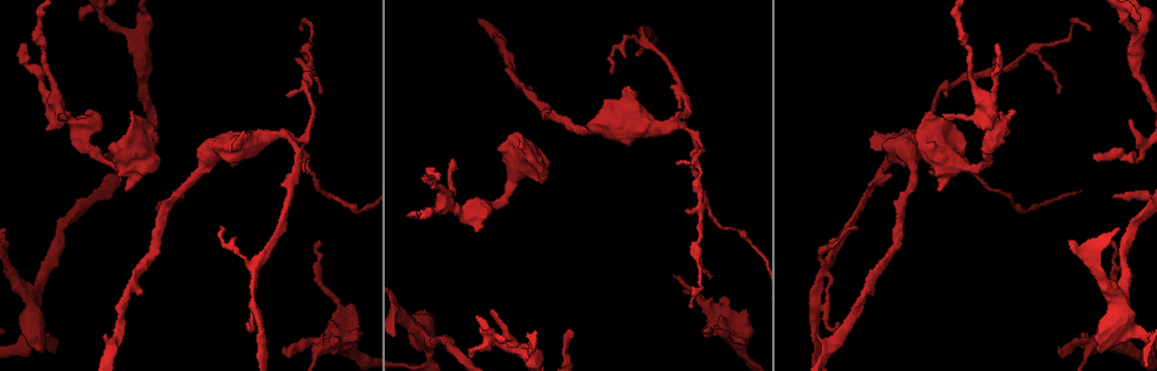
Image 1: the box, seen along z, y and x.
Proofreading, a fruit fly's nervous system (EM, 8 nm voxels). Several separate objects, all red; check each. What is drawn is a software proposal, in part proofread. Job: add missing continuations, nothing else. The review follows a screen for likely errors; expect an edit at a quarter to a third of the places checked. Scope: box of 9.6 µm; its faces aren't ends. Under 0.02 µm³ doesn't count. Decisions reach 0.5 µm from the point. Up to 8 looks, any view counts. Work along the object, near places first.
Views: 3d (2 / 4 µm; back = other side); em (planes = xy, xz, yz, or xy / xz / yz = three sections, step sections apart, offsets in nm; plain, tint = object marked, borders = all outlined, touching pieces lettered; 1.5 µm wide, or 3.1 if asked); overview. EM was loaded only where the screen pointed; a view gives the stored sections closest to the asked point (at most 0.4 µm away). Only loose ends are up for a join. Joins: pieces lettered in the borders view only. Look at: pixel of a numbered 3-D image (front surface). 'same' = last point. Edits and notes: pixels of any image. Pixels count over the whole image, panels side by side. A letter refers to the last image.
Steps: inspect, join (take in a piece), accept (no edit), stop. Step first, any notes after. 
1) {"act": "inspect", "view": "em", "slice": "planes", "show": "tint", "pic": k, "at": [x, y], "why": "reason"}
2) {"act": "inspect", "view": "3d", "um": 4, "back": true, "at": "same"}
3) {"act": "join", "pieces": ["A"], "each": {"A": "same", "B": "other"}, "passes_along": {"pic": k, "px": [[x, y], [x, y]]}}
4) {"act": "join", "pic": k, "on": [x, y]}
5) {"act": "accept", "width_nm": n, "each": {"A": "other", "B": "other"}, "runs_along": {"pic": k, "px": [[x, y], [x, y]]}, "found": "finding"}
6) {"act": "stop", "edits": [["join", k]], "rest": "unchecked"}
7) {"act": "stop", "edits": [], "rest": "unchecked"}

{"act": "inspect", "view": "3d", "um": 4, "pic": 1, "at": [1059, 350], "why": "thin end"}

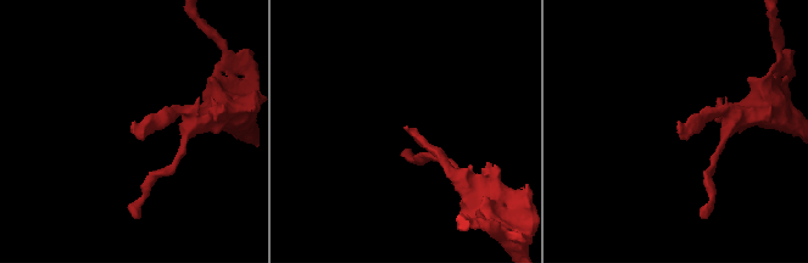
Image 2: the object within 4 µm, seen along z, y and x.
{"act": "inspect", "view": "em", "slice": "planes", "show": "plain", "pic": 2, "at": [407, 126], "why": "shape alone is not enough"}

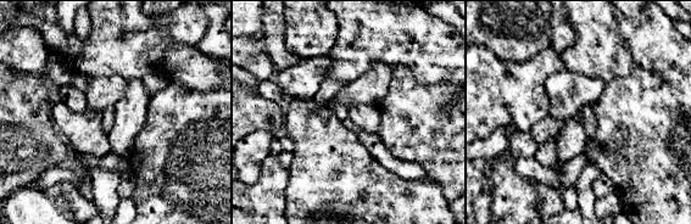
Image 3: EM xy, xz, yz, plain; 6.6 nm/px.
{"act": "inspect", "view": "em", "slice": "planes", "show": "borders", "at": "same", "why": "see the neighbours"}

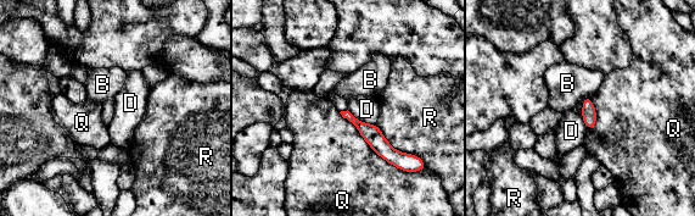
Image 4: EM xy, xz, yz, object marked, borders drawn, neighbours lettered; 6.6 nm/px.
{"act": "accept", "each": {"B": "other", "D": "other", "Q": "other", "R": "other"}, "border": {"pic": 4, "px": [[347, 110], [360, 121], [375, 125]]}, "found": "no lettered piece goes on from it"}

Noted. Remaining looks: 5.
{"act": "inspect", "view": "3d", "um": 2, "pic": 1, "at": [708, 327], "why": "thin end"}

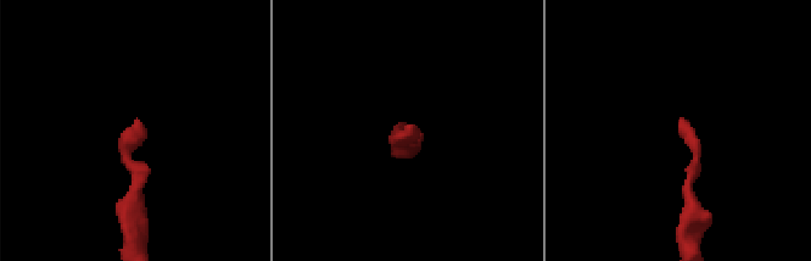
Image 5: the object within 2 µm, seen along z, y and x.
{"act": "inspect", "view": "em", "slice": "xy", "step": 4, "show": "borders", "pic": 5, "at": [141, 123]}

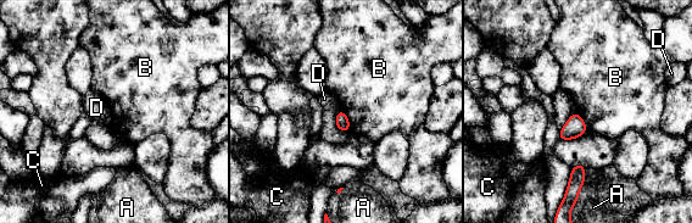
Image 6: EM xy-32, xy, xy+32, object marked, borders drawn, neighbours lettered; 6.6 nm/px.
{"act": "accept", "each": {"A": "other", "B": "other", "C": "other", "D": "other"}, "found": "none of them fits"}

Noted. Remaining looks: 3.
{"act": "inspect", "view": "3d", "um": 2, "pic": 1, "at": [1094, 157], "why": "tapers out"}

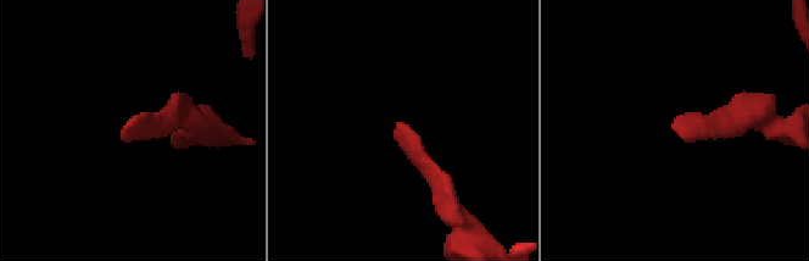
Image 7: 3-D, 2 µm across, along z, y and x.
{"act": "inspect", "view": "em", "slice": "xz", "step": 8, "show": "borders", "pic": 7, "at": [125, 133], "why": "shape alone is not enough"}

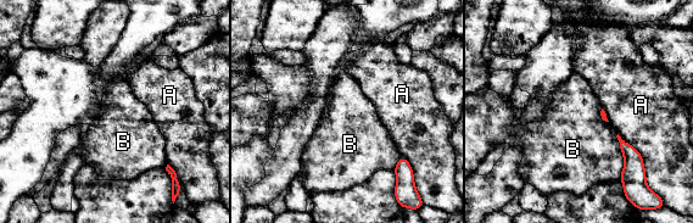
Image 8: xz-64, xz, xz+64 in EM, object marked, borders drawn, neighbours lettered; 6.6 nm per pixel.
{"act": "accept", "each": {"A": "other", "B": "other"}, "border": {"pic": 8, "px": [[616, 134], [624, 159], [620, 177]]}, "found": "no lettered piece goes on from it"}

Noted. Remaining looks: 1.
{"act": "stop", "edits": [], "rest": "unchecked"}

